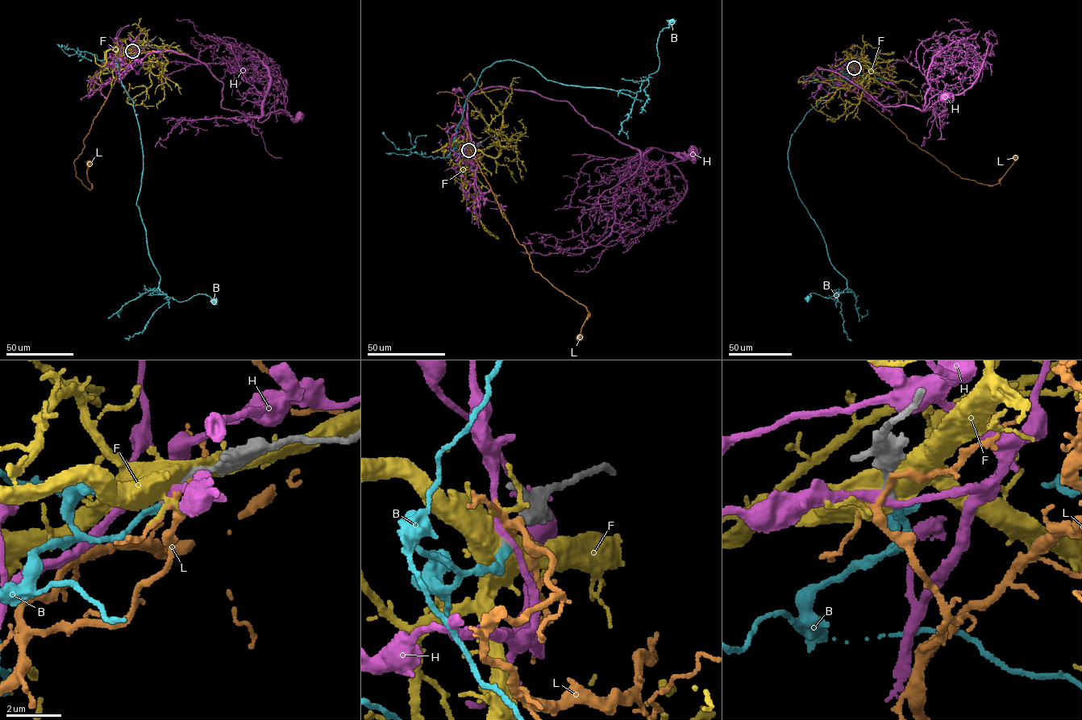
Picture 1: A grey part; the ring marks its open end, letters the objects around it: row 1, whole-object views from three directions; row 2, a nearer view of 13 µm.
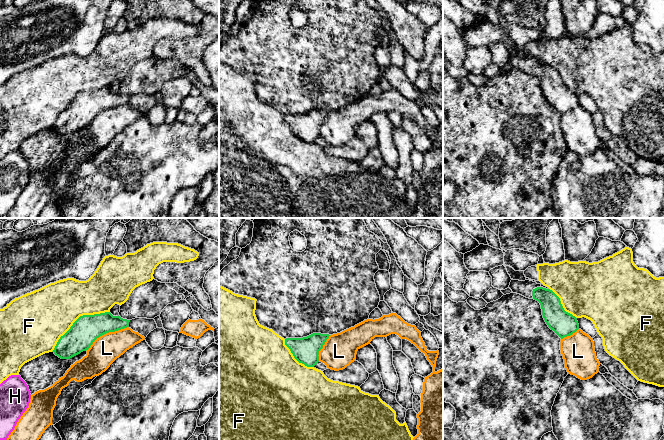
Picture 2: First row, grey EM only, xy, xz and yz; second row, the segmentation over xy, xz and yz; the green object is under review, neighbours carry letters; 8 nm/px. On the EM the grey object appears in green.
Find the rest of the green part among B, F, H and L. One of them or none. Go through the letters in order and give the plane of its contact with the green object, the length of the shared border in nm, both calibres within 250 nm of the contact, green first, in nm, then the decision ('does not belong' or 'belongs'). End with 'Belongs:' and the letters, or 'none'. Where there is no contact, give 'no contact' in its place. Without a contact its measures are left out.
B: no contact; belongs
F: contact in xy; length 550 nm; calibres 220 and 420 nm; does not belong
H: no contact; does not belong
L: contact in xy; length 380 nm; calibres 220 and 220 nm; does not belong
Belongs: B

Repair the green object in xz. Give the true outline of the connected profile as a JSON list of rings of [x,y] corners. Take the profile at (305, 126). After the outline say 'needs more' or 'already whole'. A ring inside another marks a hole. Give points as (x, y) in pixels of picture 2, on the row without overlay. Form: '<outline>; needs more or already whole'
[[[313,109],[303,114],[286,114],[285,121],[299,139],[314,143],[319,138],[319,127],[329,112],[329,110]]]; already whole

